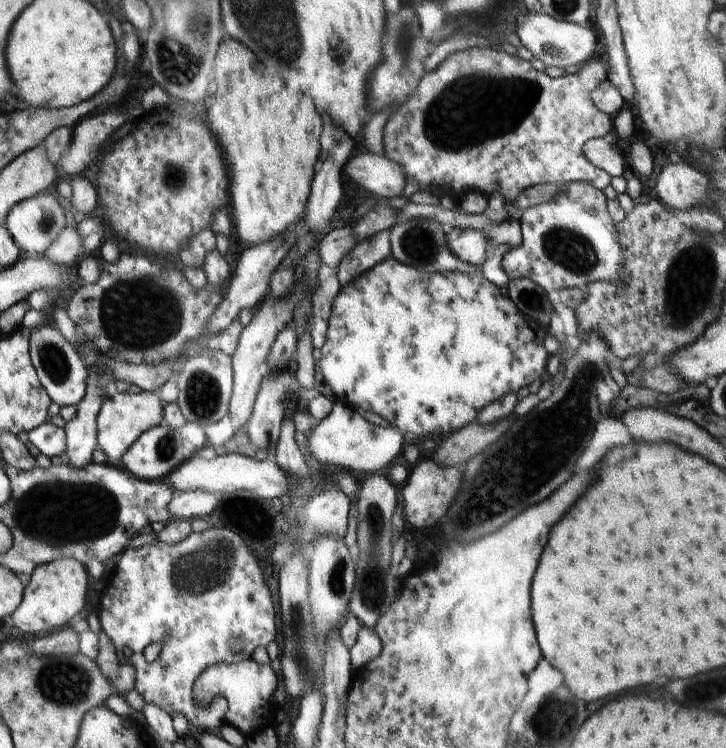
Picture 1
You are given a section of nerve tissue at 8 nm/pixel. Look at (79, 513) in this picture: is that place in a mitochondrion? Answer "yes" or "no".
yes

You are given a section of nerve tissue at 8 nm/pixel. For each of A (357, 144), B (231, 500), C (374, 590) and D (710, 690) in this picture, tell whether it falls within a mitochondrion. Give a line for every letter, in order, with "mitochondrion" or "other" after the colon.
A: other
B: other
C: mitochondrion
D: mitochondrion

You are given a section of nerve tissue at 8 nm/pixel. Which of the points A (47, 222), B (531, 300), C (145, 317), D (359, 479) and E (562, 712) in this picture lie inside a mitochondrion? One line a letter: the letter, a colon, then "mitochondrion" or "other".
A: mitochondrion
B: mitochondrion
C: mitochondrion
D: other
E: mitochondrion

